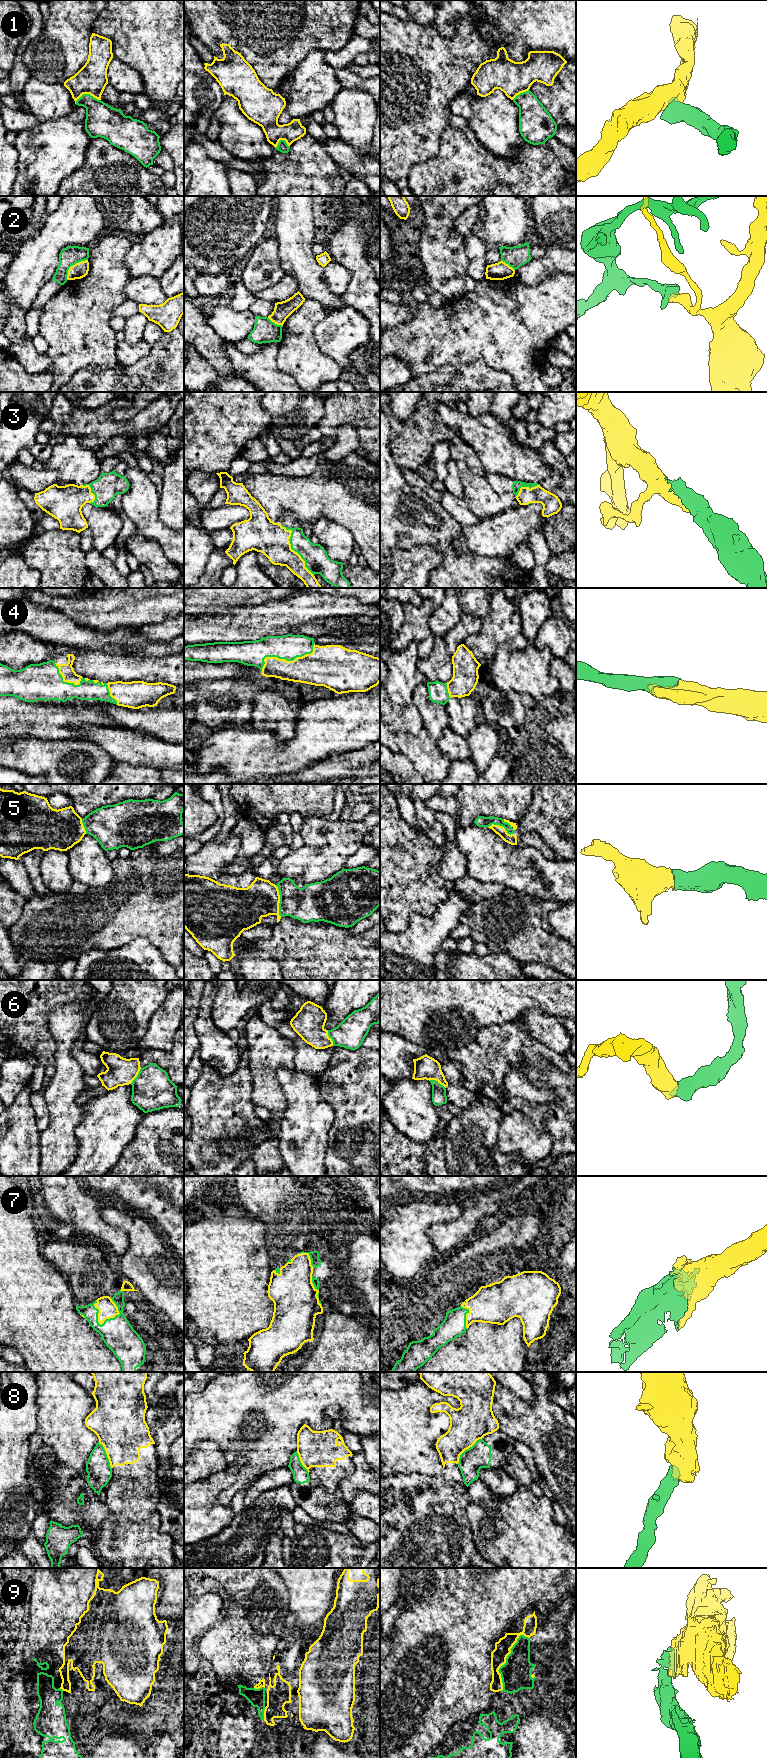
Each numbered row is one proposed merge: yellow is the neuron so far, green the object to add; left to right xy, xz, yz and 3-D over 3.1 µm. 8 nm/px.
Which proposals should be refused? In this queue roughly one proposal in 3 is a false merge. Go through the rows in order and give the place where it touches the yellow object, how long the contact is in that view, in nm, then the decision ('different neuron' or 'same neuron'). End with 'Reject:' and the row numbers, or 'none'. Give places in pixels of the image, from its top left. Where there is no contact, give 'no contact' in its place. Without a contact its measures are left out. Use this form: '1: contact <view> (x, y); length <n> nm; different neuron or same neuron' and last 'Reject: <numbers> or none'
1: contact xy (87, 93); length 220 nm; different neuron
2: contact xy (73, 265); length 240 nm; different neuron
3: contact xz (290, 548); length 500 nm; same neuron
4: contact xz (285, 660); length 500 nm; same neuron
5: contact xz (279, 901); length 260 nm; same neuron
6: contact xz (330, 1038); length 140 nm; same neuron
7: contact xy (99, 1322); length 240 nm; same neuron
8: contact yz (466, 1449); length 280 nm; different neuron
9: contact yz (505, 1661); length 480 nm; different neuron
Reject: 1, 2, 8, 9

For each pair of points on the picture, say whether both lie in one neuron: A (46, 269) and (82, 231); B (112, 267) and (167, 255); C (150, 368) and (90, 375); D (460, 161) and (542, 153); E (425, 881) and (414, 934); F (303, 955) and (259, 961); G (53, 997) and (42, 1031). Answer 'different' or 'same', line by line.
A: same
B: different
C: same
D: same
E: different
F: different
G: same

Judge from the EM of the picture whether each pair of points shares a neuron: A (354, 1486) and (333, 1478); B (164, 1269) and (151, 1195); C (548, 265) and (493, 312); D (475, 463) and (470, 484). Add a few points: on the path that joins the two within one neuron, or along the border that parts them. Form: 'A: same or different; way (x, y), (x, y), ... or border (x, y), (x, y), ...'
A: different; border (351, 1460), (354, 1470), (340, 1481), (337, 1491)
B: same; way (164, 1251), (164, 1213)
C: different; border (548, 276), (535, 284), (524, 284), (512, 277)
D: different; border (456, 460), (462, 460), (475, 474), (484, 477)

